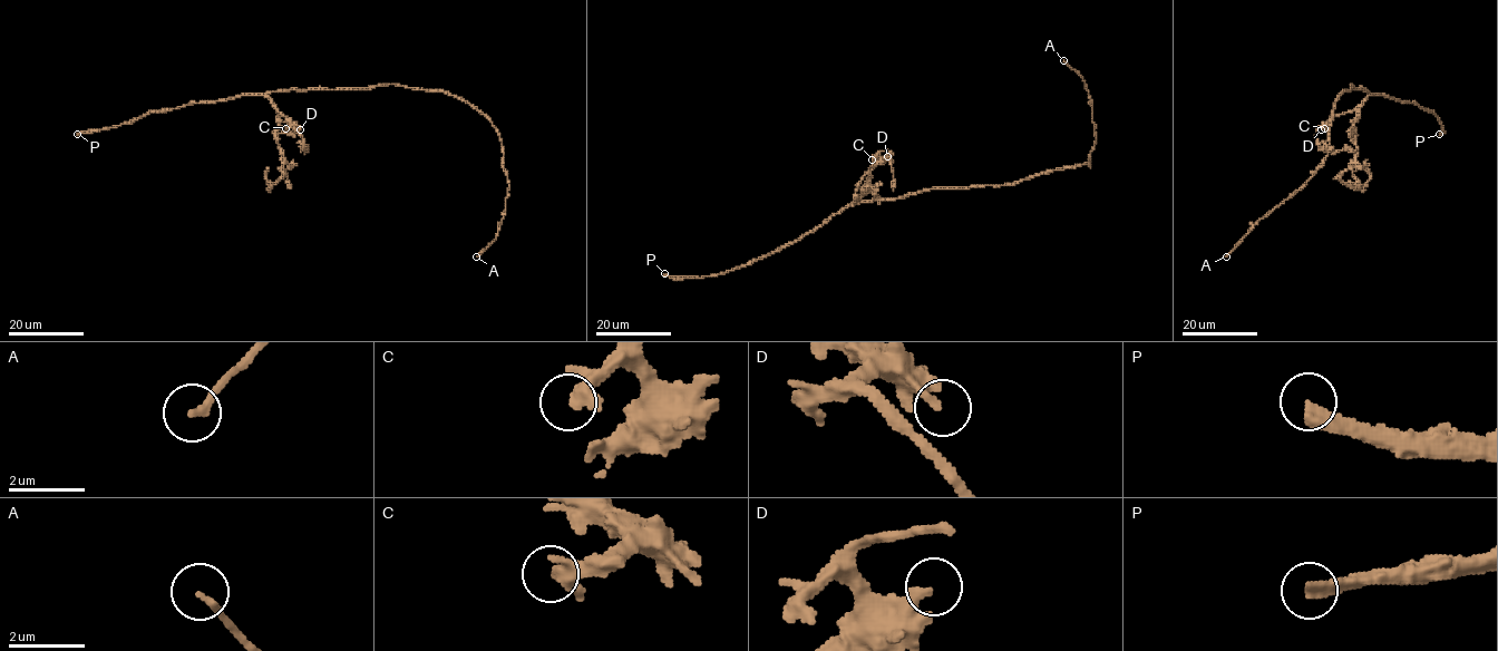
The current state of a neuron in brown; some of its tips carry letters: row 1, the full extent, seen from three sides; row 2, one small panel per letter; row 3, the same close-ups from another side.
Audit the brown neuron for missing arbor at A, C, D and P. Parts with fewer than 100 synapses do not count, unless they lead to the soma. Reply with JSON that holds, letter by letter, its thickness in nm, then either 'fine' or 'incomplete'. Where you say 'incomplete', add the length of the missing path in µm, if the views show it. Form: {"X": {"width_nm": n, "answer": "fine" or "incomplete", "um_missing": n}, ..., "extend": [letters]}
{"A": {"width_nm": 180, "answer": "fine"}, "C": {"width_nm": 280, "answer": "fine"}, "D": {"width_nm": 240, "answer": "fine"}, "P": {"width_nm": 380, "answer": "incomplete", "um_missing": 70}, "extend": ["P"]}

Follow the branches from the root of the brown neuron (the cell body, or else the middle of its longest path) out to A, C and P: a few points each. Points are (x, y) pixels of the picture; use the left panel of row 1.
A: (369, 86), (399, 85), (444, 90), (475, 106), (495, 129), (502, 145), (507, 196), (496, 236), (476, 256)
C: (369, 86), (271, 91), (270, 101), (292, 124), (285, 128)
P: (369, 86), (242, 94), (151, 112), (116, 126), (77, 134)

